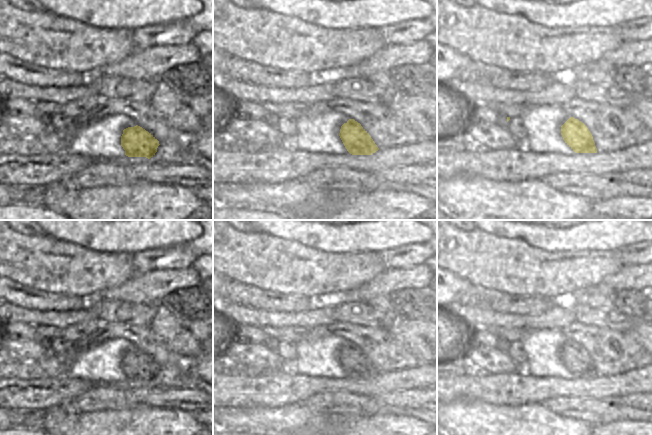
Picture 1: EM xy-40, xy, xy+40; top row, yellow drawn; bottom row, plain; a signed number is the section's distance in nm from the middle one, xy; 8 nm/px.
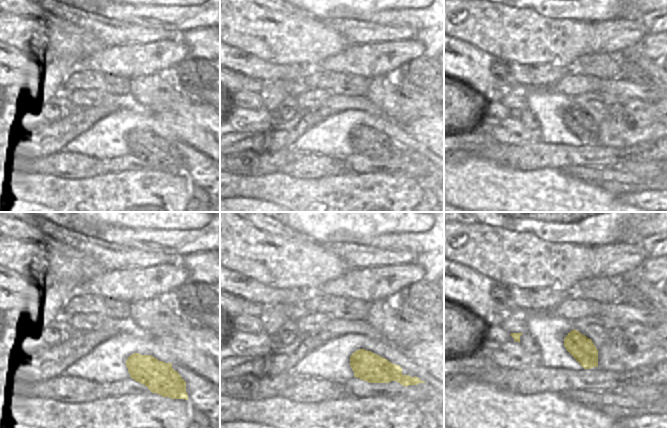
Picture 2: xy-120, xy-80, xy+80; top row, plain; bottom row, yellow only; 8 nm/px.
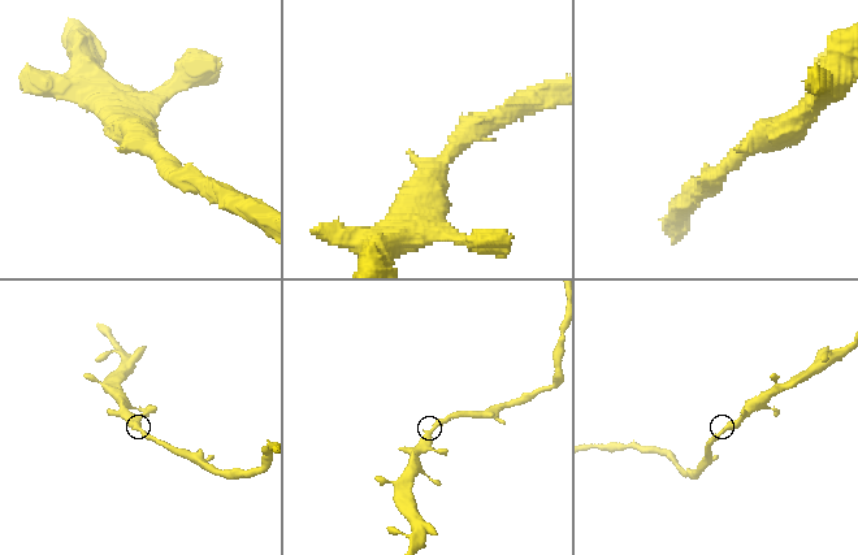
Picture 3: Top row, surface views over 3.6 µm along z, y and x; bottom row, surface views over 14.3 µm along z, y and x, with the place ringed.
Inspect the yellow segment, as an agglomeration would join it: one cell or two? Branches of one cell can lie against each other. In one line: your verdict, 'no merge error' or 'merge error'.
no merge error

